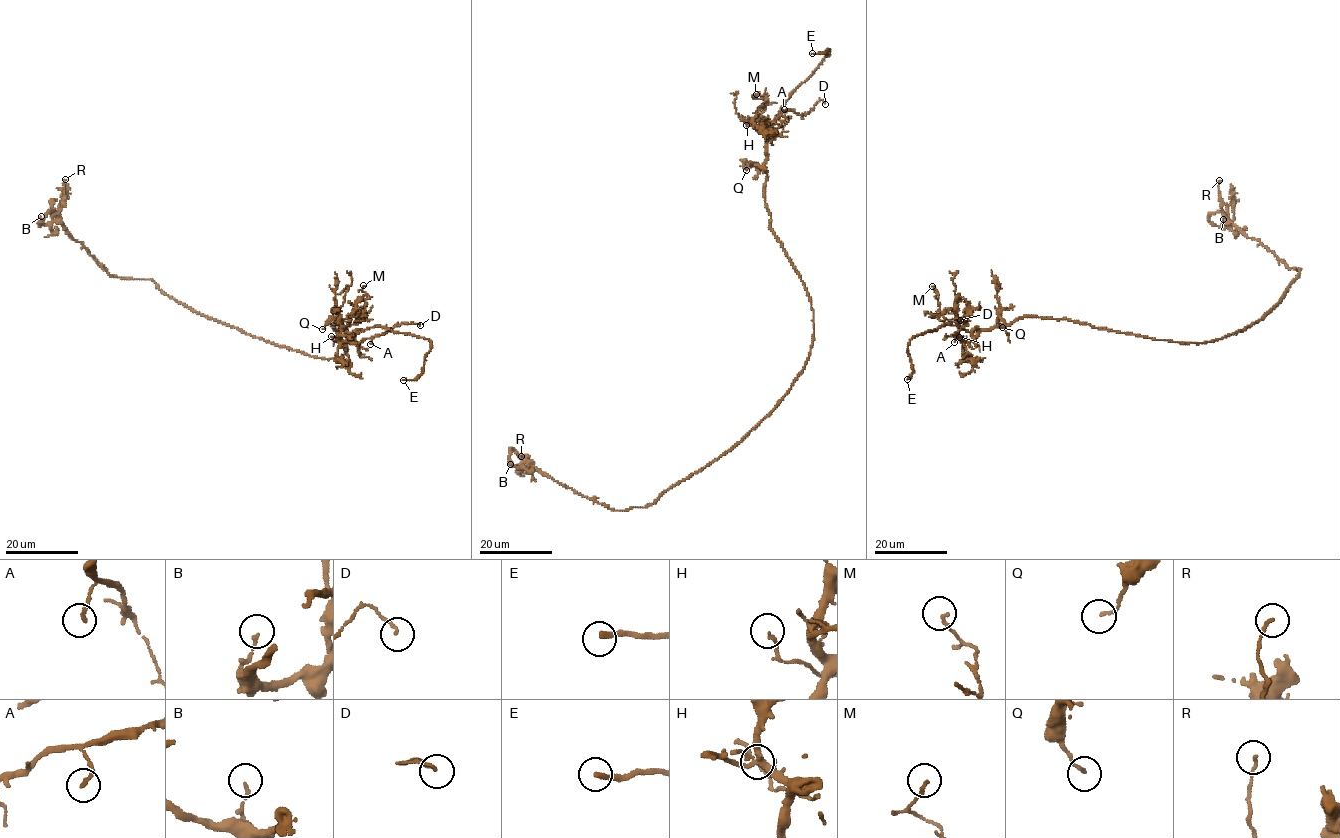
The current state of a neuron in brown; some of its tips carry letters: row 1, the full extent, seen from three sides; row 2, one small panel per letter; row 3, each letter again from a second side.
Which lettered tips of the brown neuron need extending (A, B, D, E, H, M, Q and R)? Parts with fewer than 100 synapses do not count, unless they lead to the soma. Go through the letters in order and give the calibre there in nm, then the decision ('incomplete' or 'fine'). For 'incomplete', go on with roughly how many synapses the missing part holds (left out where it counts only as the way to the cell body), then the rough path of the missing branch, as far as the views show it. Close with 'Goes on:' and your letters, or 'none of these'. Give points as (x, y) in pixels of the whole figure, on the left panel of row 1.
A: calibre 140 nm; fine
B: calibre 130 nm; fine
D: calibre 110 nm; fine
E: calibre 240 nm; incomplete; course (403, 380), (386, 383), (373, 358), (360, 345), (332, 348), (303, 343), (284, 344), (284, 347)
H: calibre 120 nm; fine
M: calibre 140 nm; fine
Q: calibre 120 nm; fine
R: calibre 120 nm; fine
Goes on: E

